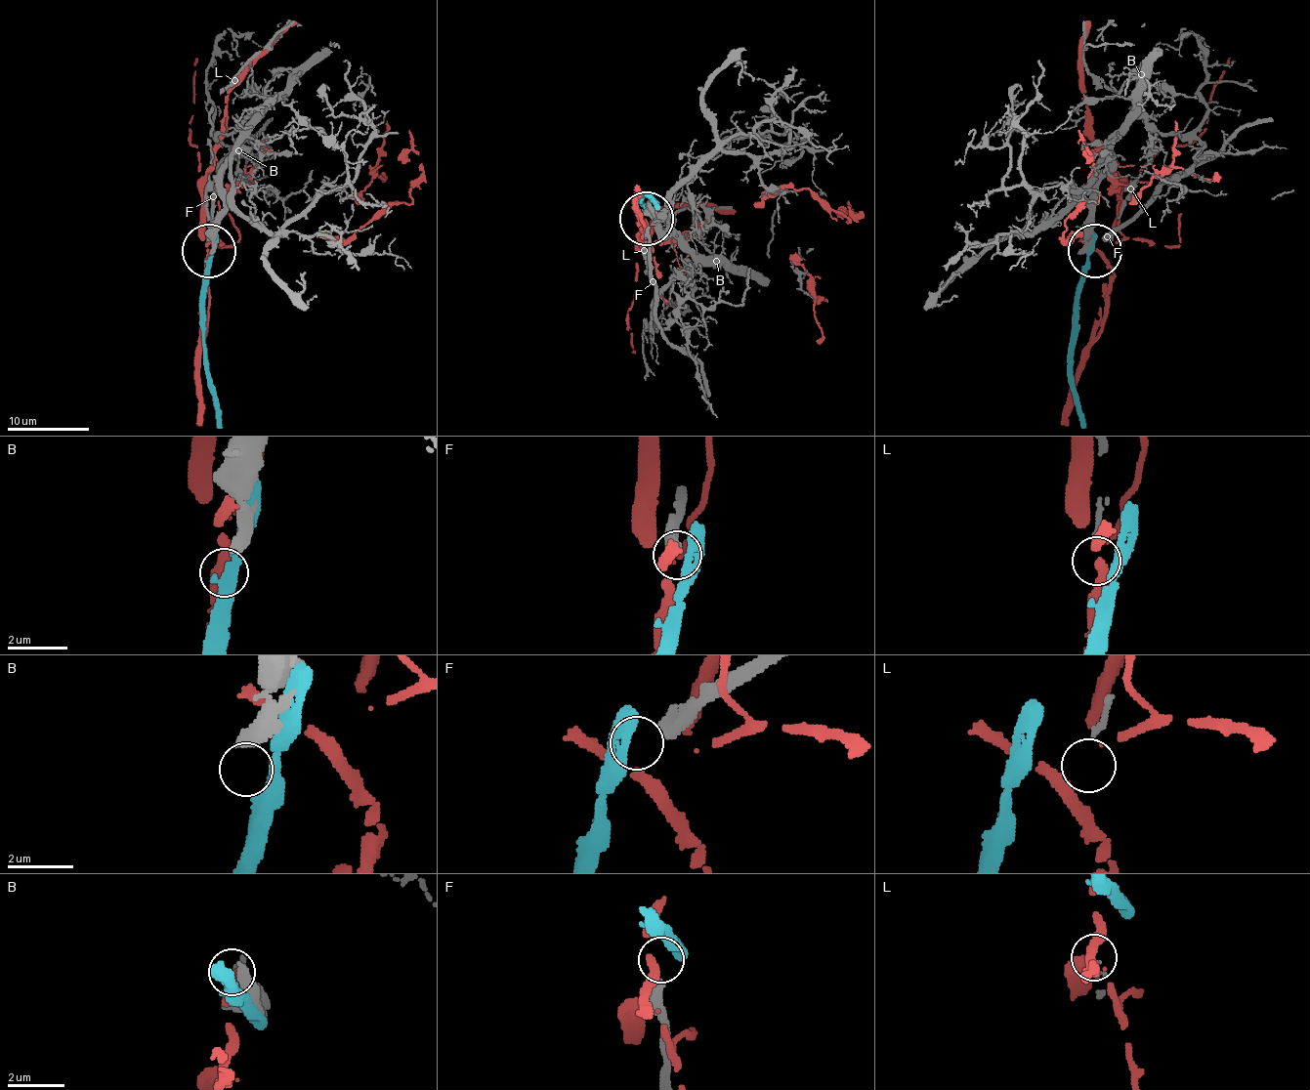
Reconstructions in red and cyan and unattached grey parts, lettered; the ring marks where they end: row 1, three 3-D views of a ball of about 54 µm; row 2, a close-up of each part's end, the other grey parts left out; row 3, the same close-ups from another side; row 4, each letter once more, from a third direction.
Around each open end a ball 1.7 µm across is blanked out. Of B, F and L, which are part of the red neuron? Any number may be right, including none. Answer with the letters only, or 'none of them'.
none of them

